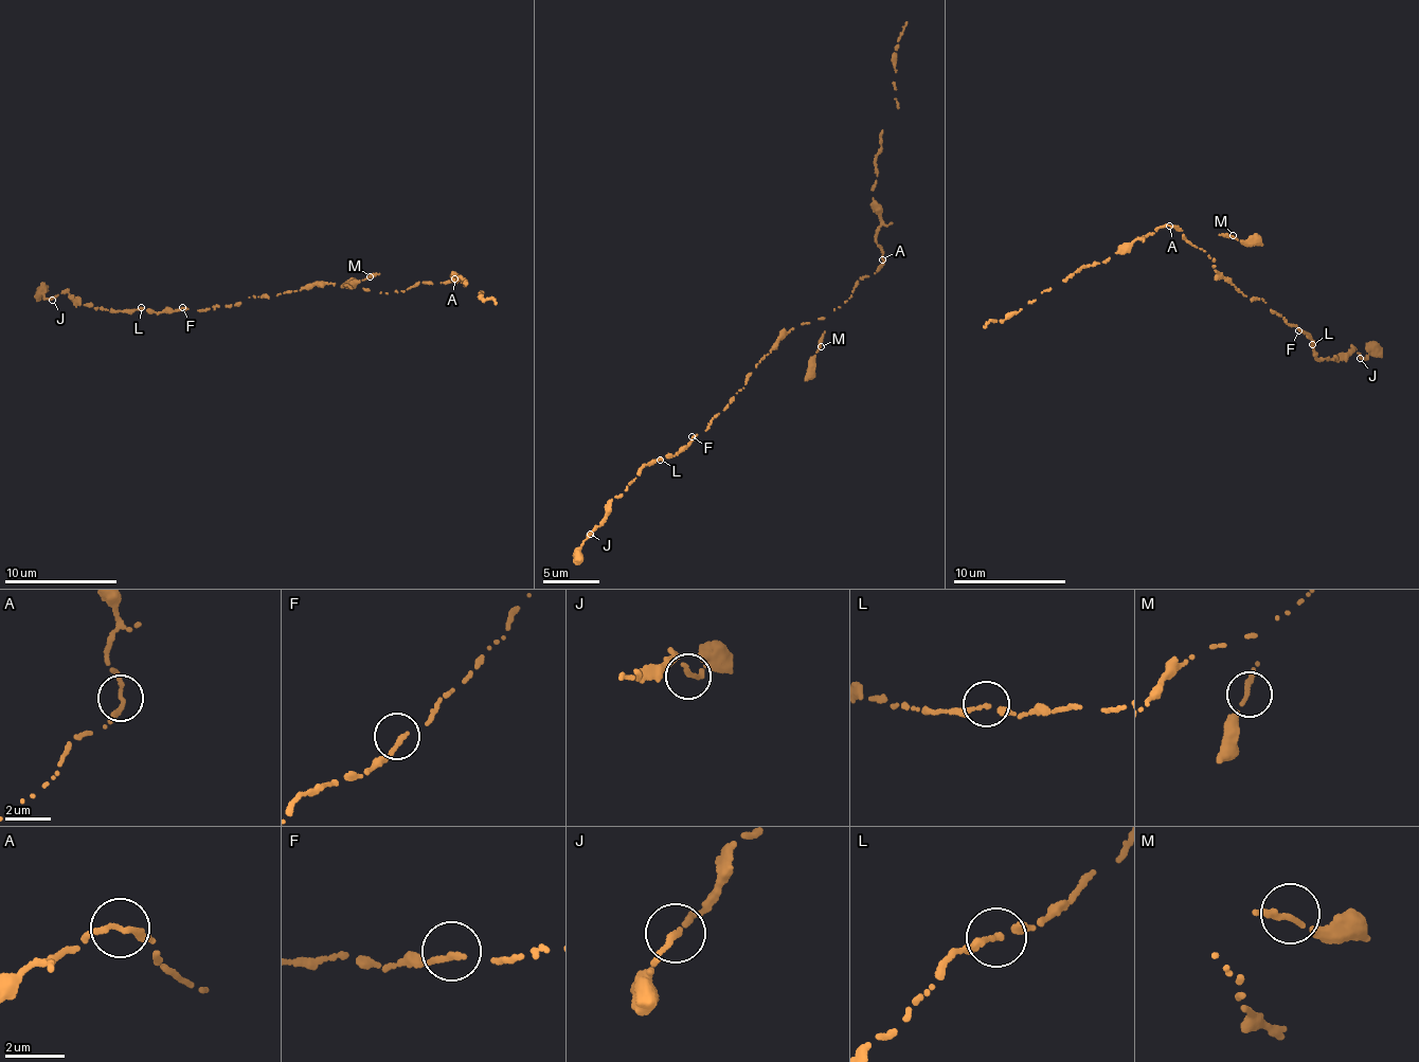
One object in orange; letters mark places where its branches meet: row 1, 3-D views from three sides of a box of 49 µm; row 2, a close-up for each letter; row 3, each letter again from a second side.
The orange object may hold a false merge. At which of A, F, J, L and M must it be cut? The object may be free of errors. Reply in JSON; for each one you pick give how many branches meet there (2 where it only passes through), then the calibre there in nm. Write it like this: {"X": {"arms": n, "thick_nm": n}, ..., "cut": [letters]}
{"cut": []}

